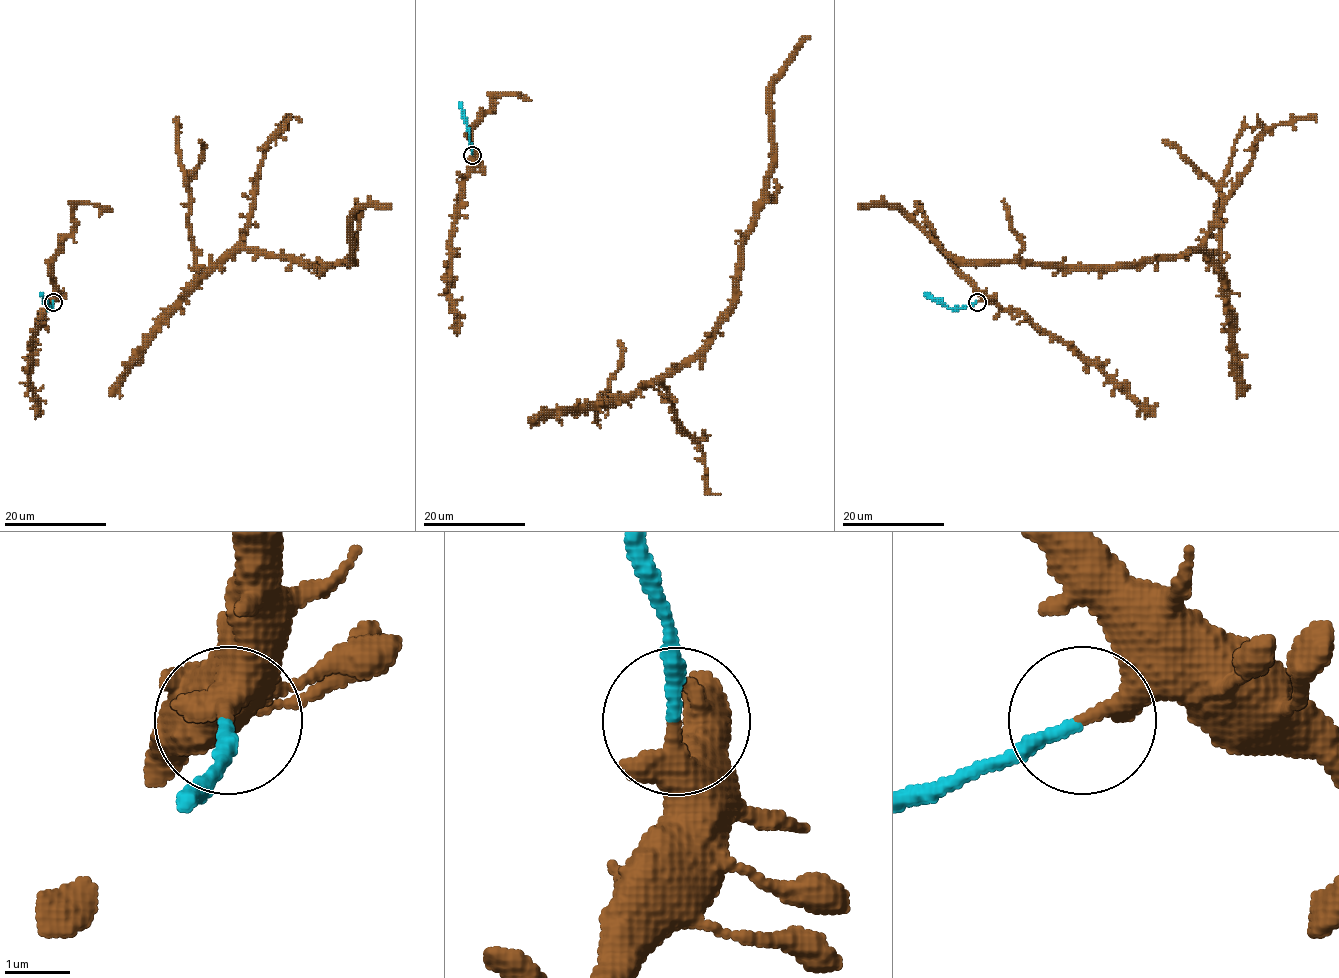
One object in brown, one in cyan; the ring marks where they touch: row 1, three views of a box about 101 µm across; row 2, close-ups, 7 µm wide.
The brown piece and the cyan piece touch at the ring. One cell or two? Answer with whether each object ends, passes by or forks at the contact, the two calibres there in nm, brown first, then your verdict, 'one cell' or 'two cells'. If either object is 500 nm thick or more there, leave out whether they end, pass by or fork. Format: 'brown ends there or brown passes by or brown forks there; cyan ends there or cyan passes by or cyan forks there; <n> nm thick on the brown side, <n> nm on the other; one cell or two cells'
brown ends there; cyan ends there; 360 nm thick on the brown side, 200 nm on the other; two cells

